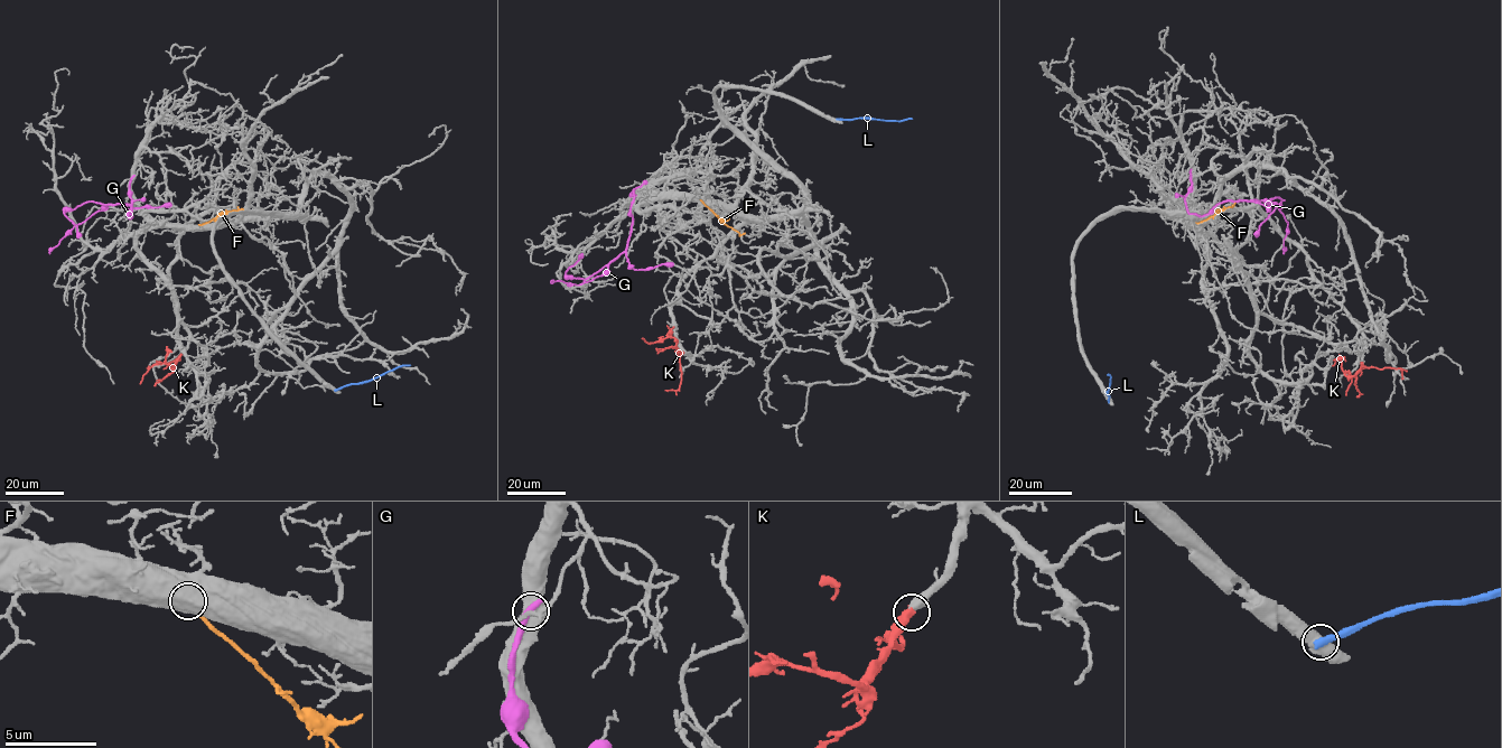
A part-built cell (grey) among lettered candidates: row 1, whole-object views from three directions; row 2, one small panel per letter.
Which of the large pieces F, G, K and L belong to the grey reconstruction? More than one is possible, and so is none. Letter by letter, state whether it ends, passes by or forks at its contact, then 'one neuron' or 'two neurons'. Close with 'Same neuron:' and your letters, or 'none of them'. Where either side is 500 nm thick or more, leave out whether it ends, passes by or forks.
F: two neurons
G: two neurons
K: one neuron
L: two neurons
Same neuron: K

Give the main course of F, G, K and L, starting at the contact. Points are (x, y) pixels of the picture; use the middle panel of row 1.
F: (701, 200), (728, 226), (745, 233)
G: (634, 195), (631, 195), (633, 189), (627, 248), (585, 279), (569, 278), (566, 271), (580, 255)
K: (682, 353), (673, 337), (647, 343), (642, 338)
L: (837, 119), (912, 119)

